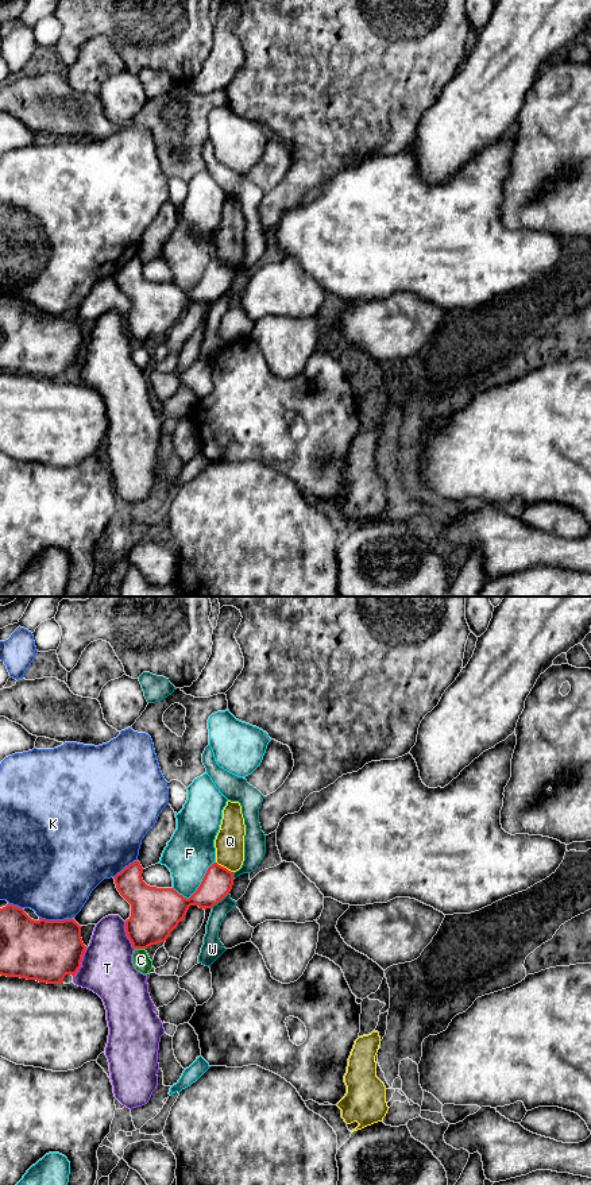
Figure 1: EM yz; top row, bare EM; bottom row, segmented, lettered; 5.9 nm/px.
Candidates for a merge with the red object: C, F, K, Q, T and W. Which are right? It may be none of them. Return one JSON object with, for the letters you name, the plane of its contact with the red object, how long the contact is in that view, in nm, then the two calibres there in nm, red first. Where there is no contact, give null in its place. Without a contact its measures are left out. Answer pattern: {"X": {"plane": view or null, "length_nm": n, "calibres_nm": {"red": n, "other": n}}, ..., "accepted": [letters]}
{"accepted": []}

